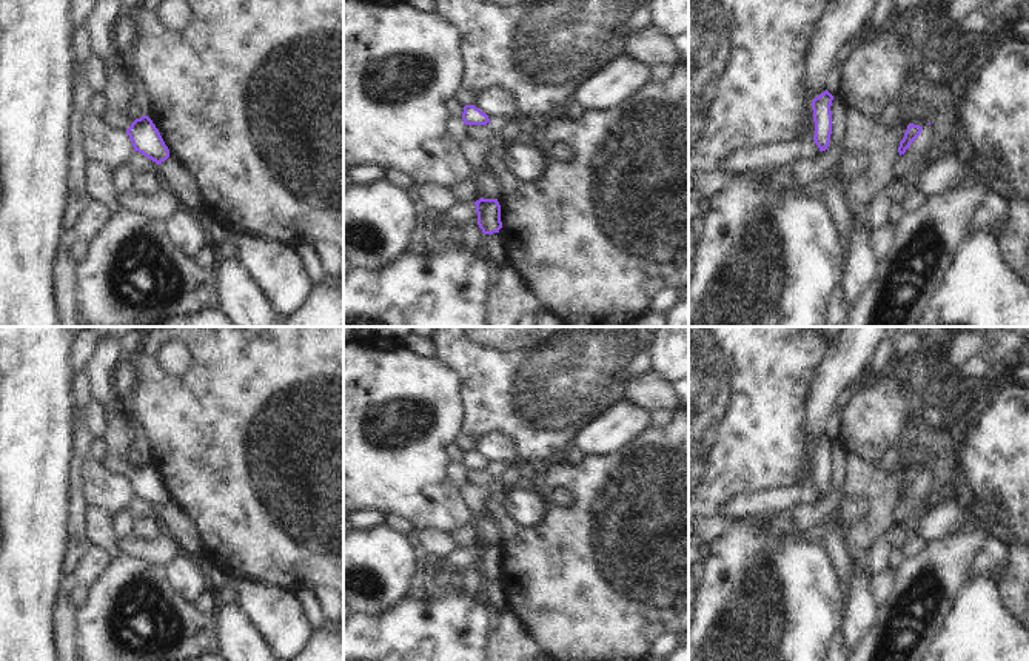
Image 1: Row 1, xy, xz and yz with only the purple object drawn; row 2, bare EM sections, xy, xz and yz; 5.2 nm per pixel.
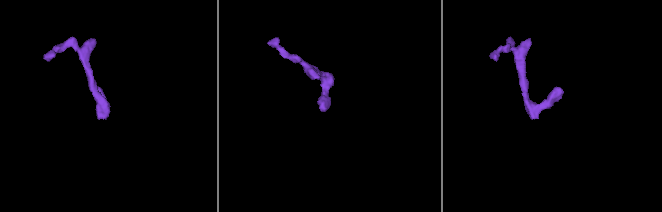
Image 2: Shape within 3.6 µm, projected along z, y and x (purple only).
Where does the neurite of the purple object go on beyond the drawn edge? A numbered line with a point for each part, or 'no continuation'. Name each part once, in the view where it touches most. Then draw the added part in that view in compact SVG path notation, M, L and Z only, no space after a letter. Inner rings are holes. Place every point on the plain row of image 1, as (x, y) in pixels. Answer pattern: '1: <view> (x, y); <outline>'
1: xz (458, 558); M456 547L448 553L447 562L453 572L464 567L473 567L478 562L476 550Z

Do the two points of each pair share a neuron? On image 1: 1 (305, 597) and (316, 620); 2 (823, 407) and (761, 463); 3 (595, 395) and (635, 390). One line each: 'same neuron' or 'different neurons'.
1: same neuron
2: different neurons
3: different neurons

